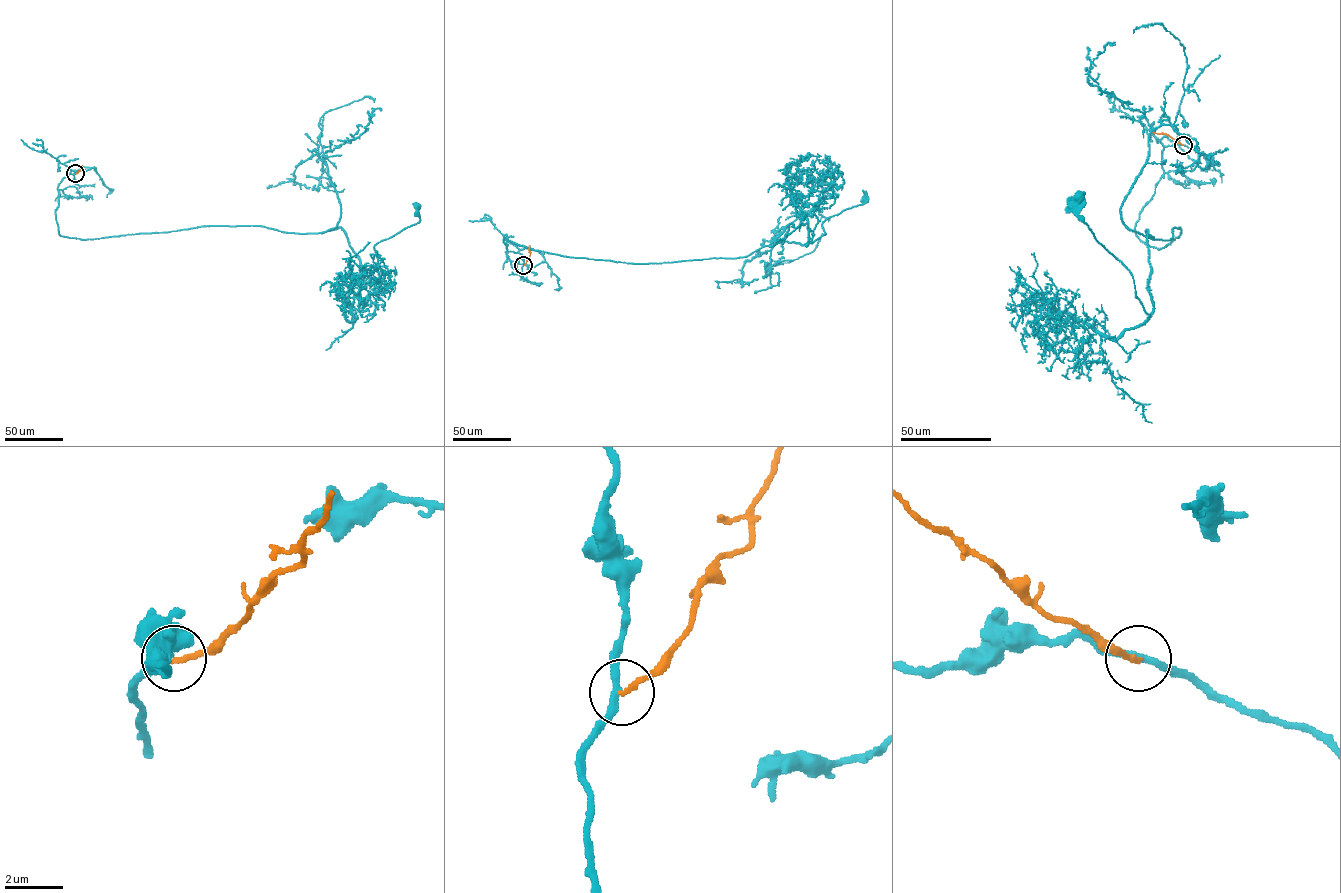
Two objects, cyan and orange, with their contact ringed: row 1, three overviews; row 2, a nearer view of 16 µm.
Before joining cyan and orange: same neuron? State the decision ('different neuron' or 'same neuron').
different neuron

